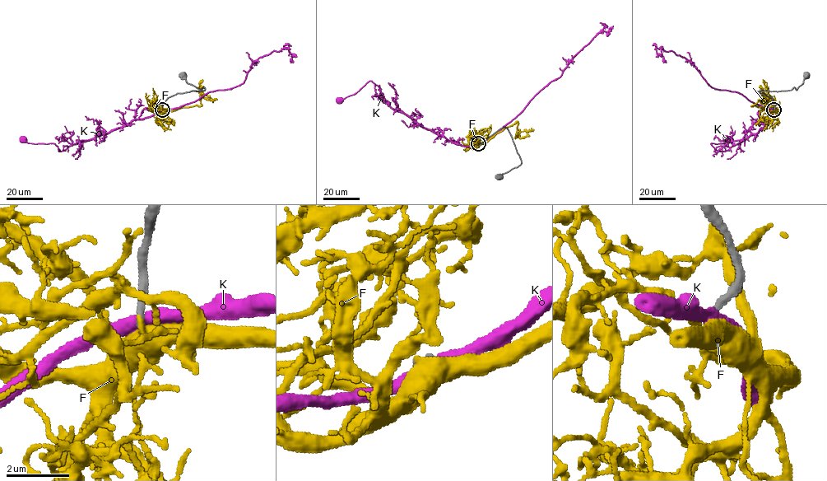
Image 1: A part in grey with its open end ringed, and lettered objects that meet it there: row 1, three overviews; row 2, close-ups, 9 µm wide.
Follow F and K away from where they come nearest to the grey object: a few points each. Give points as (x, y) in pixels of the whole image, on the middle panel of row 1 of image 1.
F: (478, 143), (488, 141), (517, 122), (518, 136), (522, 131), (533, 129)
K: (479, 144), (515, 118), (537, 94), (561, 75), (567, 64), (599, 33), (607, 32), (607, 36)

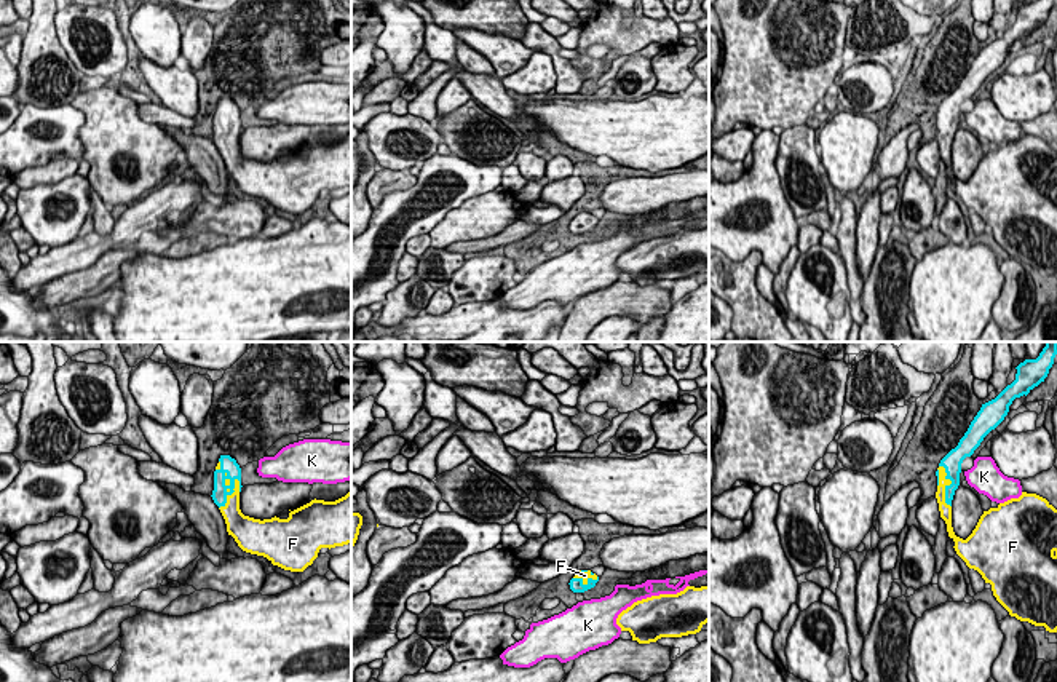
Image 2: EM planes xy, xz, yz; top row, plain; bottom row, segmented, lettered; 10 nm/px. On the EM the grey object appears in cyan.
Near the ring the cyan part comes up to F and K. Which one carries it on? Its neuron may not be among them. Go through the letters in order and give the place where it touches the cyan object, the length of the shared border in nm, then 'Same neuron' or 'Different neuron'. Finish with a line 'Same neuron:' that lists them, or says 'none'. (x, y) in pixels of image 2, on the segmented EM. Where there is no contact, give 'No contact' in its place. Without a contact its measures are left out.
F: Touches cyan at xy (225, 491). Shared border 380 nm. Same neuron
K: No contact. Different neuron
Same neuron: F

